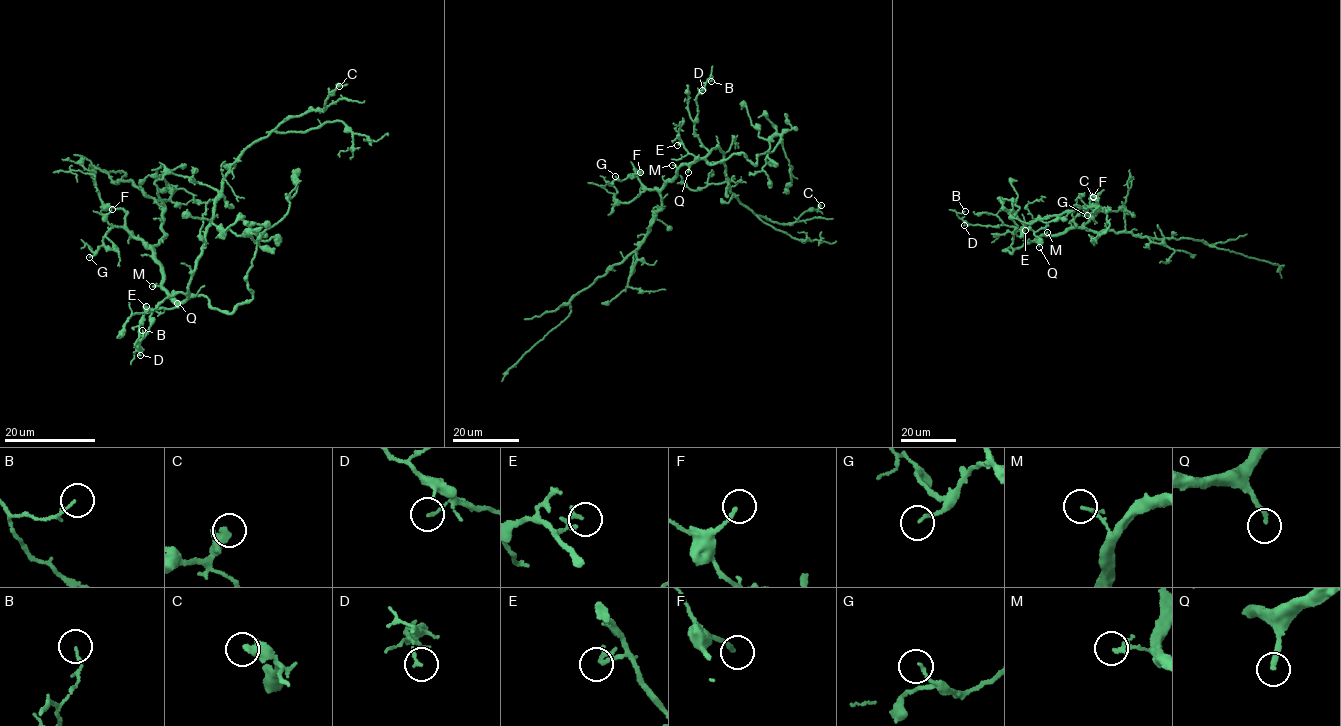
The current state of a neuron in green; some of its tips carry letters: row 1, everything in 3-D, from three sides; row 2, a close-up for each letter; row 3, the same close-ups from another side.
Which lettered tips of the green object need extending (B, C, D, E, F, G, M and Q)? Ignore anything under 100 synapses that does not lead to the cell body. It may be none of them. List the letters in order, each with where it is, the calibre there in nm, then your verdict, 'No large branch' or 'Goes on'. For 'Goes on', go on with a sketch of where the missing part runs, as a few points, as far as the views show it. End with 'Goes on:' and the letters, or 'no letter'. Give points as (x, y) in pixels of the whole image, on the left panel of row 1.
B: Place: (142, 330). Thickness 130 nm. No large branch
C: Place: (339, 86). Thickness 440 nm. No large branch
D: Place: (140, 355). Thickness 130 nm. No large branch
E: Place: (146, 306). Thickness 110 nm. No large branch
F: Place: (112, 209). Thickness 170 nm. No large branch
G: Place: (89, 257). Thickness 130 nm. No large branch
M: Place: (152, 286). Thickness 150 nm. No large branch
Q: Place: (177, 303). Thickness 200 nm. Goes on
Goes on: Q

